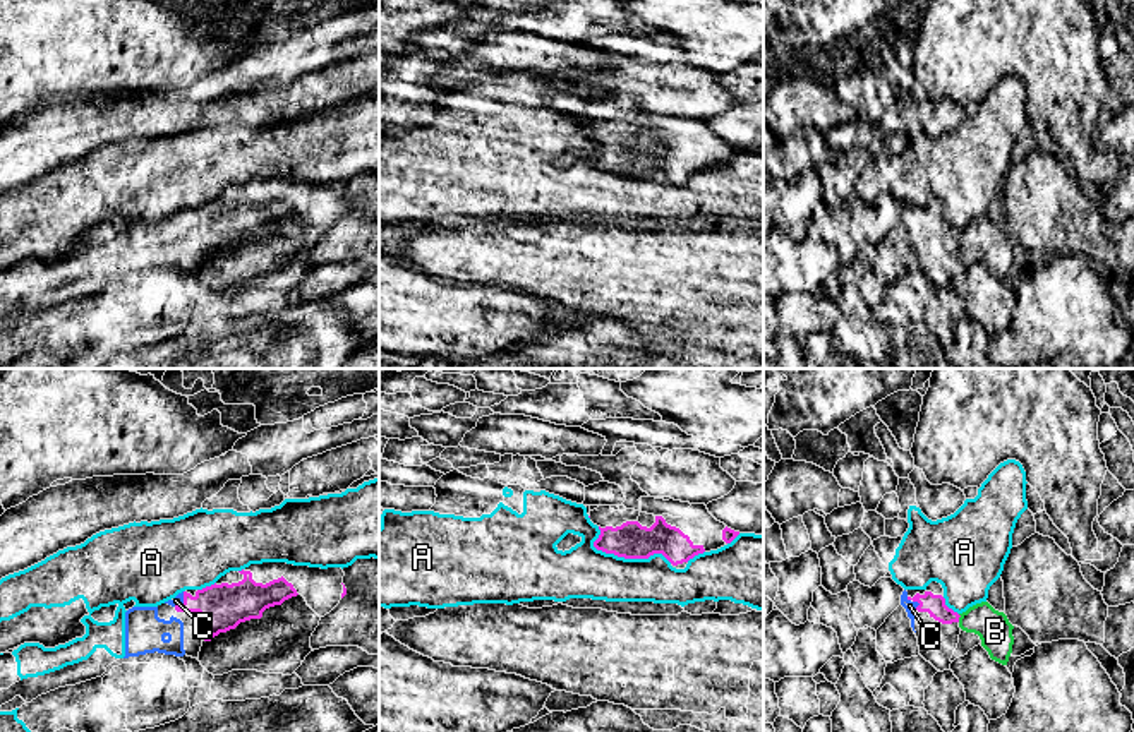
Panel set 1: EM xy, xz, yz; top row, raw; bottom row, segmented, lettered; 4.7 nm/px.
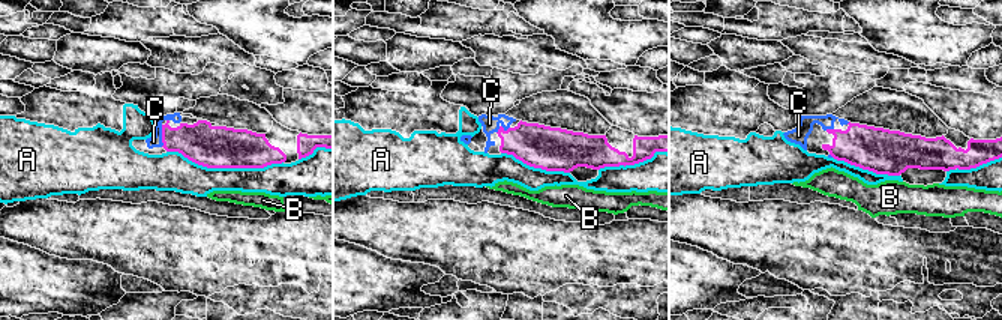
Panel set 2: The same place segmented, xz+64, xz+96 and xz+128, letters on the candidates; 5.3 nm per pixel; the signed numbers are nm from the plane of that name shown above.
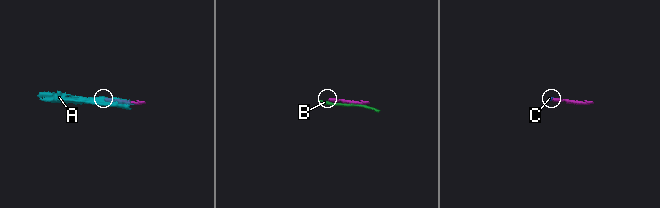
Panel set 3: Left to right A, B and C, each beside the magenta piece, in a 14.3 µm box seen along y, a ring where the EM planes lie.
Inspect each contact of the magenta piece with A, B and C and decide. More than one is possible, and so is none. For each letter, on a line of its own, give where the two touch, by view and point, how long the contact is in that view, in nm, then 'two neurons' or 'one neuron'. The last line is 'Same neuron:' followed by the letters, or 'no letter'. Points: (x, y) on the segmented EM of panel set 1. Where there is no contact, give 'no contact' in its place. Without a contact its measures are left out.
A: contact xz (623, 556); length 400 nm; two neurons
B: contact yz (959, 616); length 40 nm; two neurons
C: contact yz (916, 600); length 40 nm; one neuron
Same neuron: C

